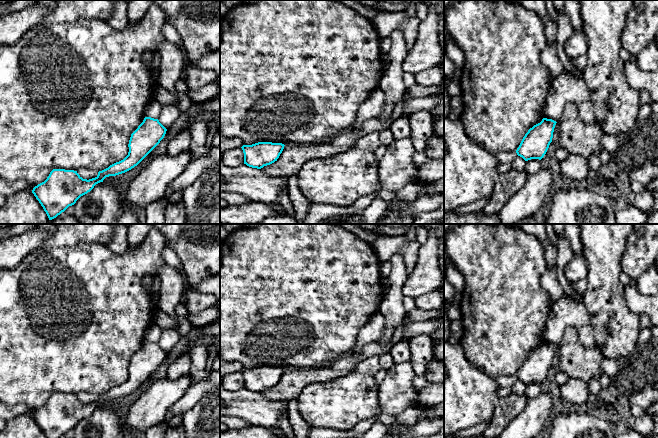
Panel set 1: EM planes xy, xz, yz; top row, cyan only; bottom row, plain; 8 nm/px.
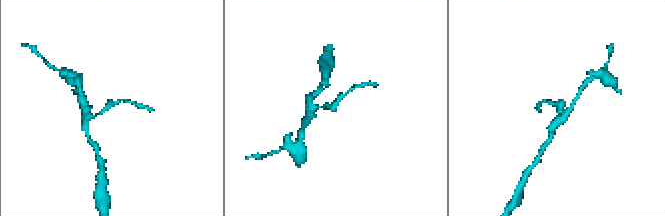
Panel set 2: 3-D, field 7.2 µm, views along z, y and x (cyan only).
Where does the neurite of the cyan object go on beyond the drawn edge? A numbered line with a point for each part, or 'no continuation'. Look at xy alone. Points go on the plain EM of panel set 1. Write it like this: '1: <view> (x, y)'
no continuation

